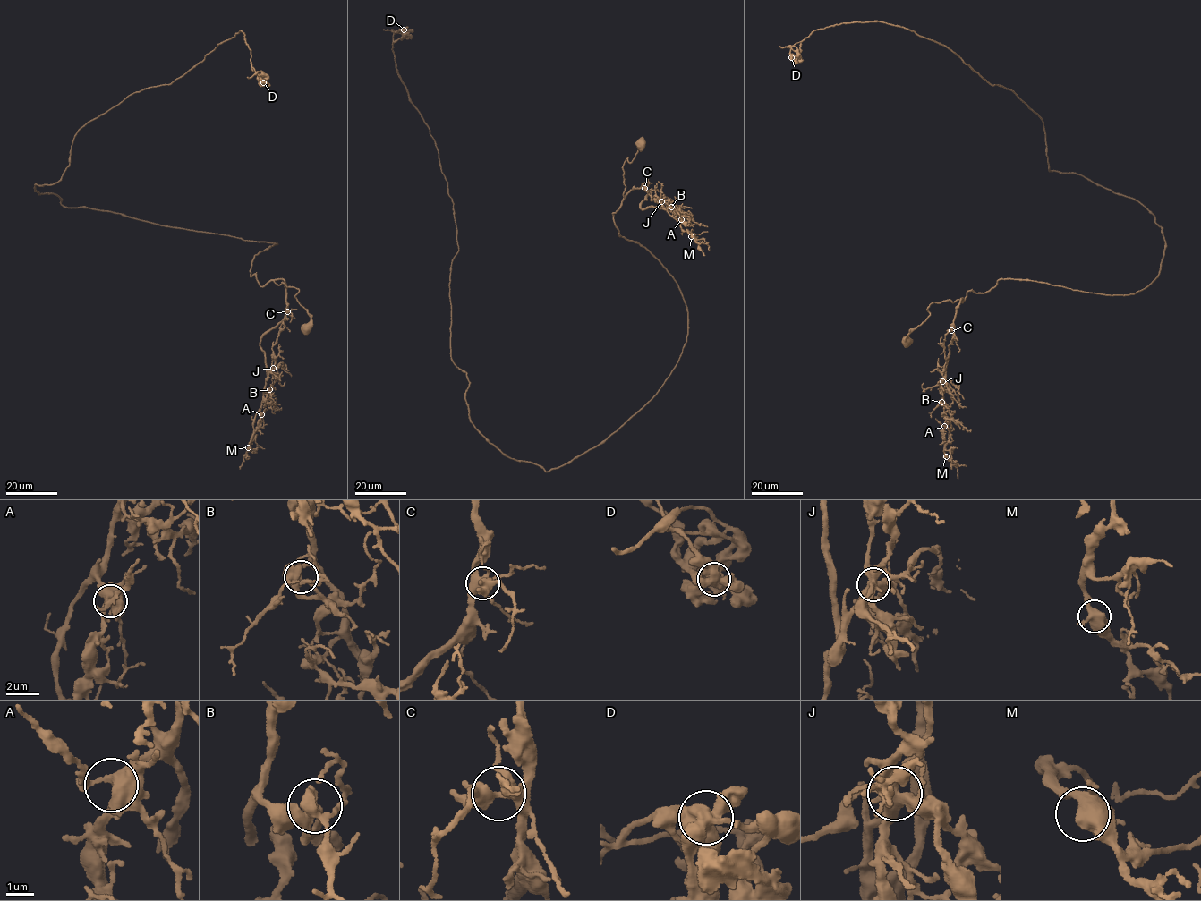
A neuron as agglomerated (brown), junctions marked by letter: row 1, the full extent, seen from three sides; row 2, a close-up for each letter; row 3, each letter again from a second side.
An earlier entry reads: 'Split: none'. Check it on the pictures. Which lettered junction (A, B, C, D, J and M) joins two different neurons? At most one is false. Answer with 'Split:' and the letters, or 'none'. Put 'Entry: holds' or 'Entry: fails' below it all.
Split: none
Entry: holds

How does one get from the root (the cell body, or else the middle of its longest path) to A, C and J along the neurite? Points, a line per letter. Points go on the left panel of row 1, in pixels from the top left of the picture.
A: (307, 328), (298, 290), (274, 280), (285, 283), (285, 318), (261, 337), (261, 414)
C: (307, 328), (310, 318), (294, 296), (298, 290), (281, 282), (278, 284), (276, 279), (285, 283), (287, 311)
J: (307, 328), (298, 290), (274, 280), (285, 283), (285, 318), (259, 343), (268, 377), (273, 368)

